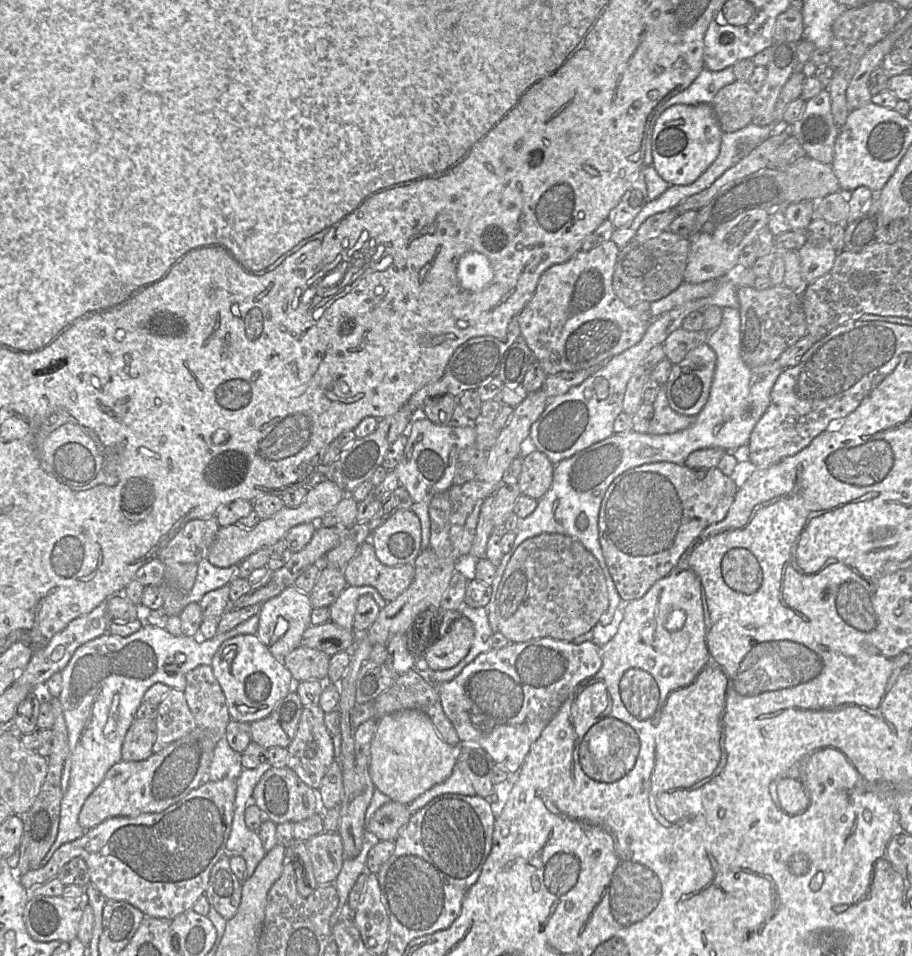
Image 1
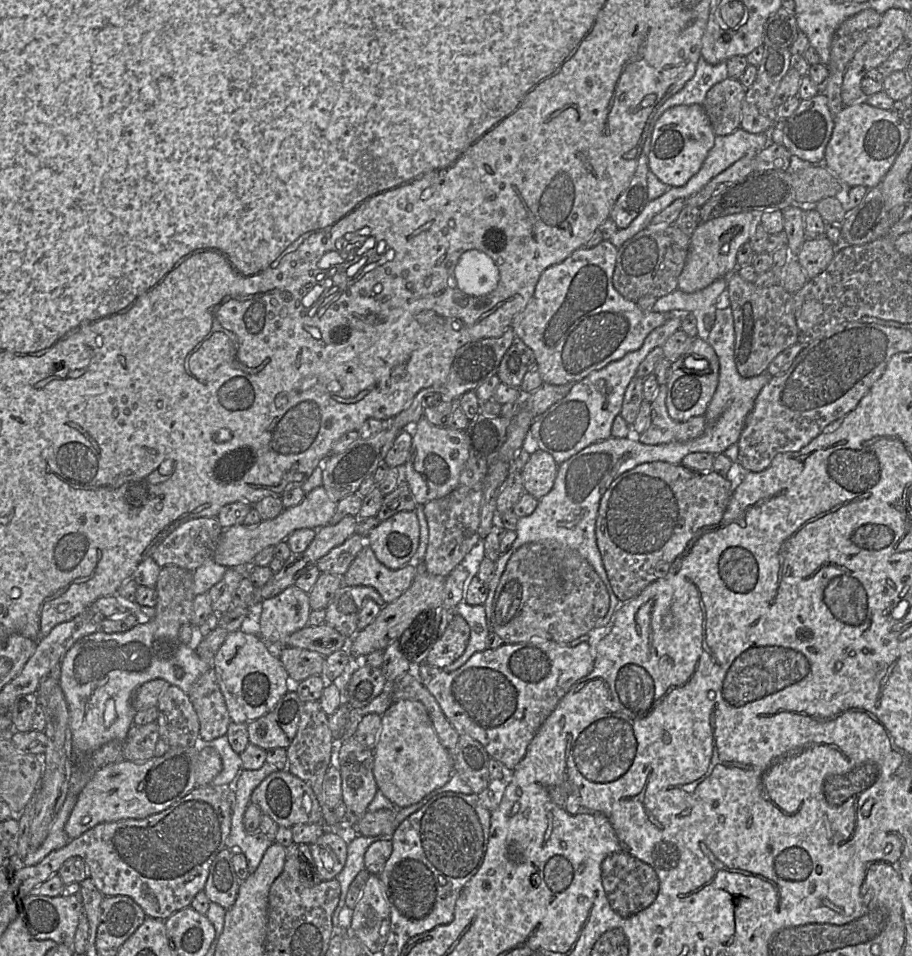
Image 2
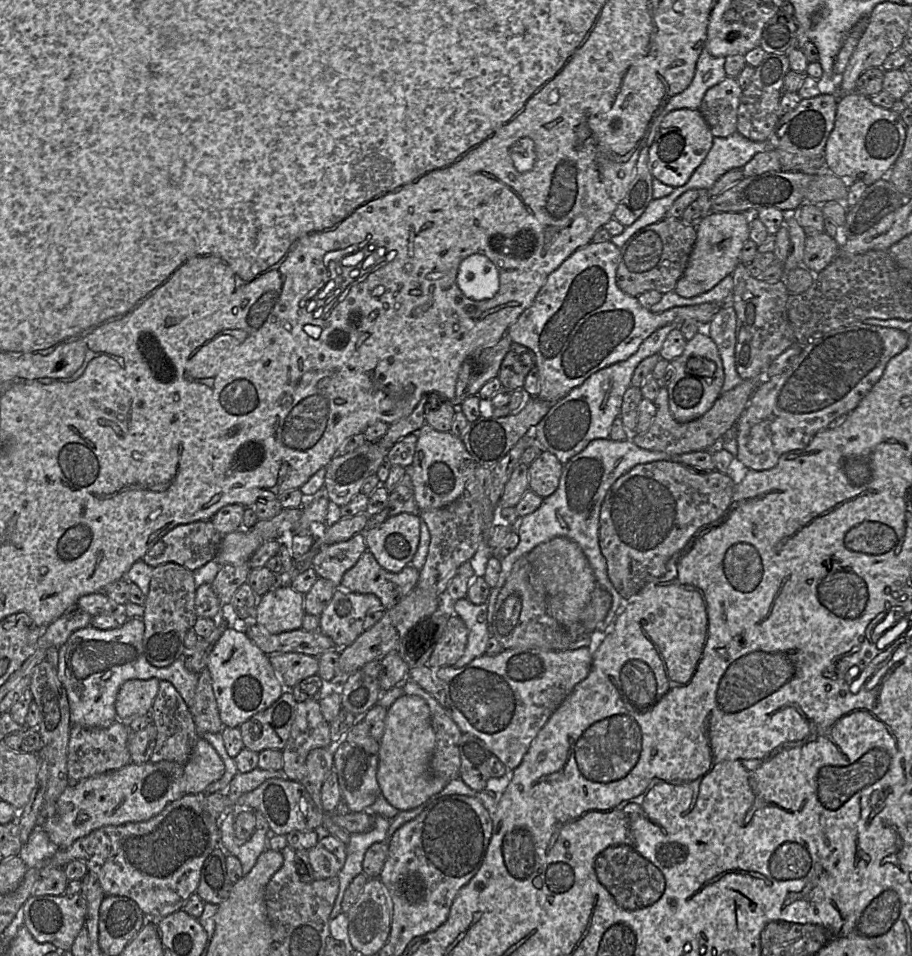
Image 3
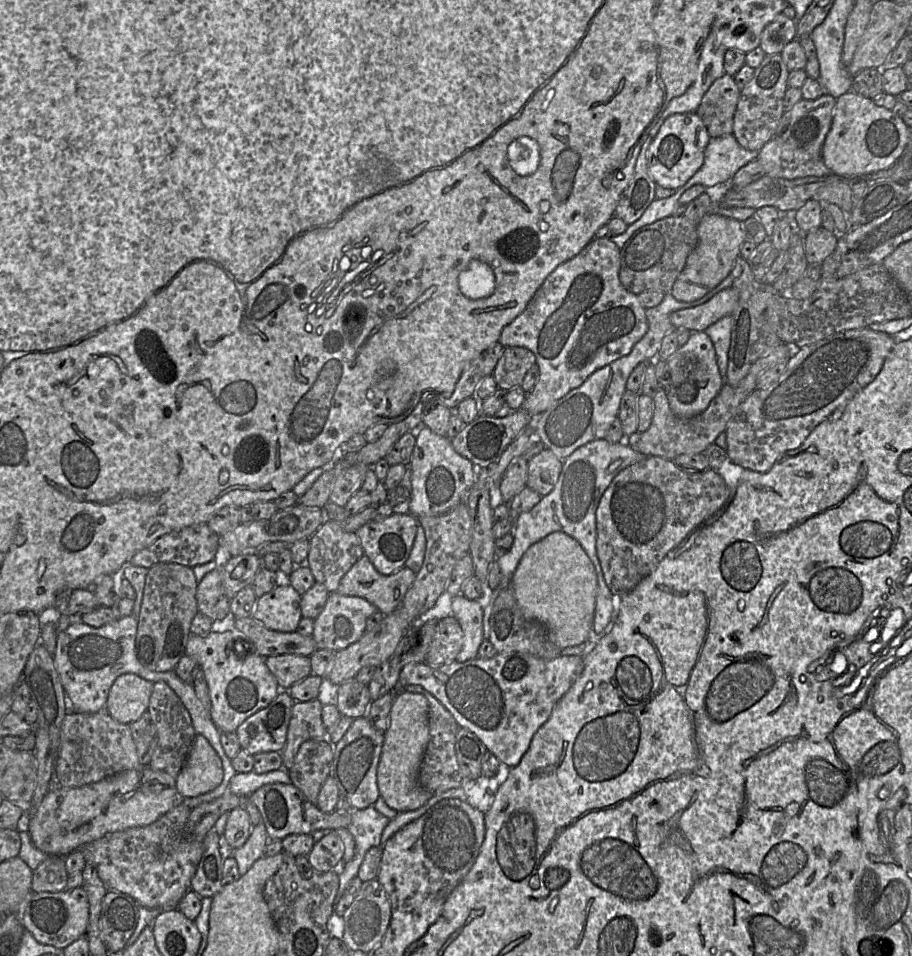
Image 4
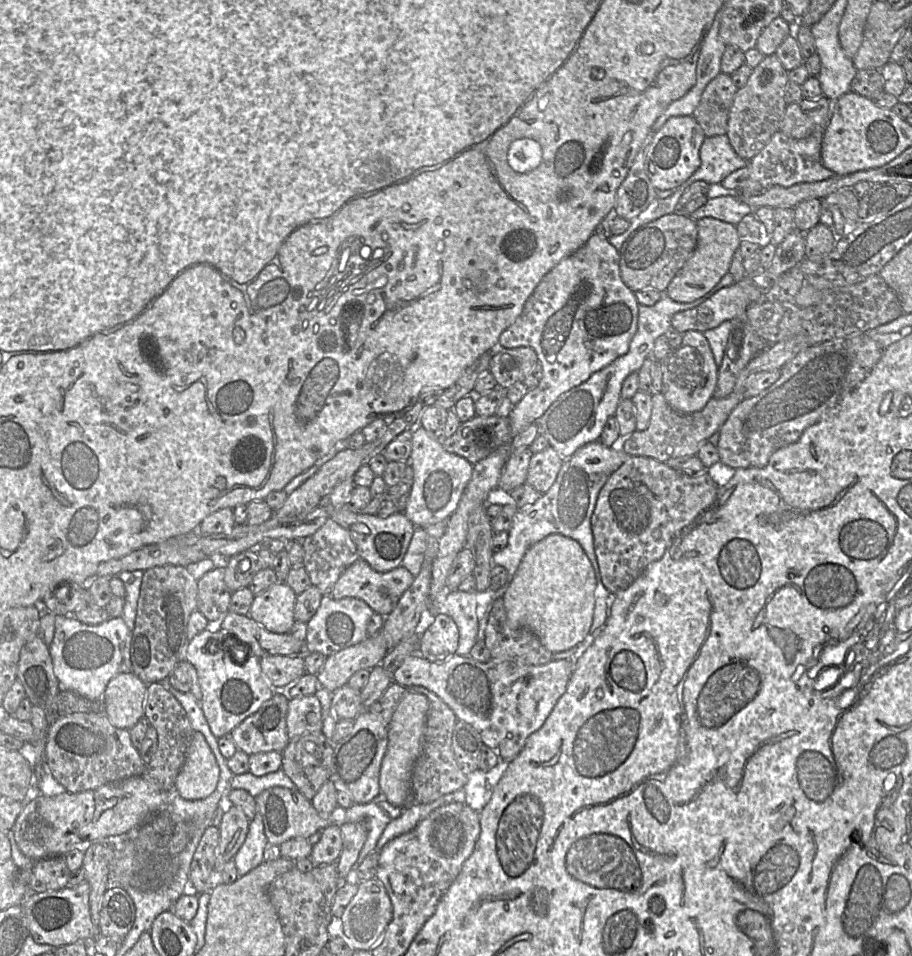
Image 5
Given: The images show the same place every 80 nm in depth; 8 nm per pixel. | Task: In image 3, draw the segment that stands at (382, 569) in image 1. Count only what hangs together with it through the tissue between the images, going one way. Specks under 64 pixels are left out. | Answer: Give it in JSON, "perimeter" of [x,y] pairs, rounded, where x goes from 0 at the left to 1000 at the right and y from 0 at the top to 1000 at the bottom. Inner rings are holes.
{"perimeter":[[[401,575],[390,590],[378,598],[372,615],[388,620],[410,621],[421,637],[433,634],[457,612],[459,597],[452,591],[431,599],[421,595]]]}

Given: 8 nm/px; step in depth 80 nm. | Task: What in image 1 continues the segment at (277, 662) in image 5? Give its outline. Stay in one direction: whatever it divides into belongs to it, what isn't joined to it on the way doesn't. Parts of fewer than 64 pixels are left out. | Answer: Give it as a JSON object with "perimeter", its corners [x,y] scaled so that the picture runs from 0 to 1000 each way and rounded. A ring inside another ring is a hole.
{"perimeter":[[[329,675],[310,689],[310,694],[327,712],[352,711],[360,707],[362,687],[353,681]]]}

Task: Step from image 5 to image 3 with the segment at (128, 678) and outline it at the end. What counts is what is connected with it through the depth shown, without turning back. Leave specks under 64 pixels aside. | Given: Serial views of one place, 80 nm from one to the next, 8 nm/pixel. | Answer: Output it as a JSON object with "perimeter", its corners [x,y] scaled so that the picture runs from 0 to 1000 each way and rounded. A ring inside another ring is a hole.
{"perimeter":[[[171,709],[161,711],[143,710],[136,713],[129,723],[126,732],[126,743],[130,753],[139,754],[140,759],[140,754],[144,751],[161,746],[166,742],[168,733],[173,725],[174,713],[175,711]]]}

